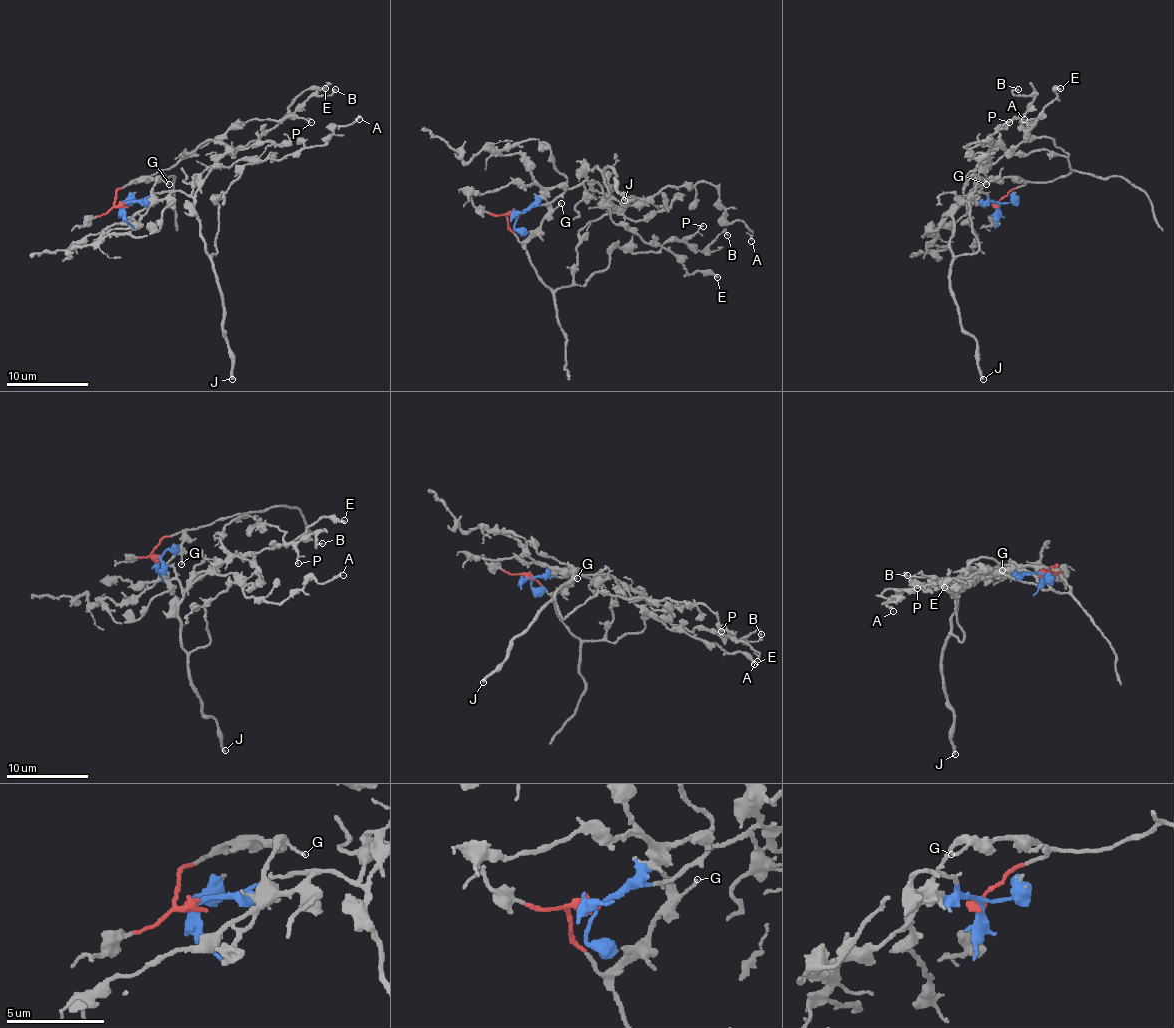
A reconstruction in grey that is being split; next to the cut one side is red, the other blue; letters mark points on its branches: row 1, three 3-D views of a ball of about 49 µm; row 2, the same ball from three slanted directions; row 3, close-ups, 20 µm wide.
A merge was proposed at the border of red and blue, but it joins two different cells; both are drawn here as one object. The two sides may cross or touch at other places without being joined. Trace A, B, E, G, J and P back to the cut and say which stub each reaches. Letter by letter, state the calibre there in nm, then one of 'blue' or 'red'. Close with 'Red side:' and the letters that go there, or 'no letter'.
A: 110 nm | blue
B: 160 nm | red
E: 280 nm | blue
G: 140 nm | red
J: 260 nm | blue
P: 100 nm | red
Red side: B, G, P

